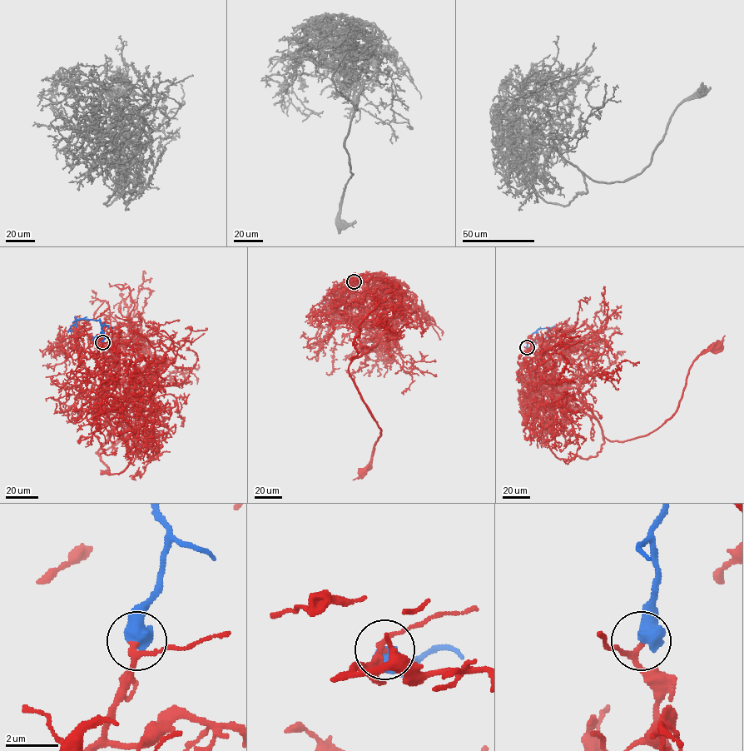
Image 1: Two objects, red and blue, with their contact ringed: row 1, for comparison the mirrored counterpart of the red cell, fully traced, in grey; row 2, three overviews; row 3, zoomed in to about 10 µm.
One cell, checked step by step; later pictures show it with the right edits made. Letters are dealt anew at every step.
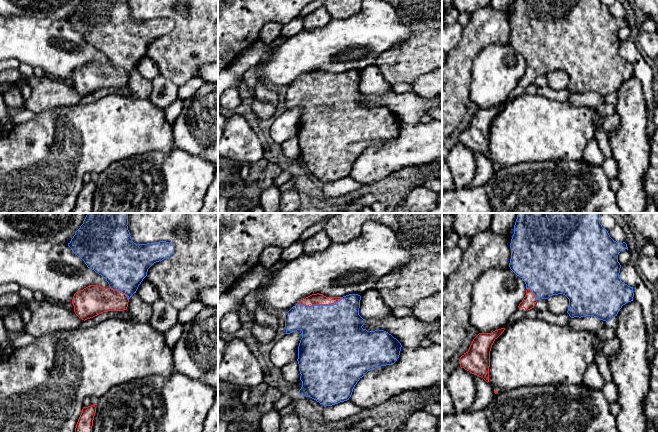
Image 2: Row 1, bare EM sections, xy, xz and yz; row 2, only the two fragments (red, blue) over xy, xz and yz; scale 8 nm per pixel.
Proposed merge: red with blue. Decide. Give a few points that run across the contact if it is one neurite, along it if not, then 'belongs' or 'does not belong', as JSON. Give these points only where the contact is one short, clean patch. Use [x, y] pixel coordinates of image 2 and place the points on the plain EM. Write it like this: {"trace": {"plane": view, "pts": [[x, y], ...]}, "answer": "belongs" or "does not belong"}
{"answer": "belongs"}

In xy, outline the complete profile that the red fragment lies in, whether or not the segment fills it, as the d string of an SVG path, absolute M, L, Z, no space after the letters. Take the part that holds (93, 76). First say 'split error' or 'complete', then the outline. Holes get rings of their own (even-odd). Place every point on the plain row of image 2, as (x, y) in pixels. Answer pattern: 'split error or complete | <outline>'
split error | M82 0L68 19L71 26L80 33L88 44L101 51L109 60L108 64L91 61L76 68L72 75L75 90L82 96L93 94L103 88L127 86L131 72L147 52L148 45L156 38L169 34L174 28L173 20L166 17L136 20L132 17L128 0Z

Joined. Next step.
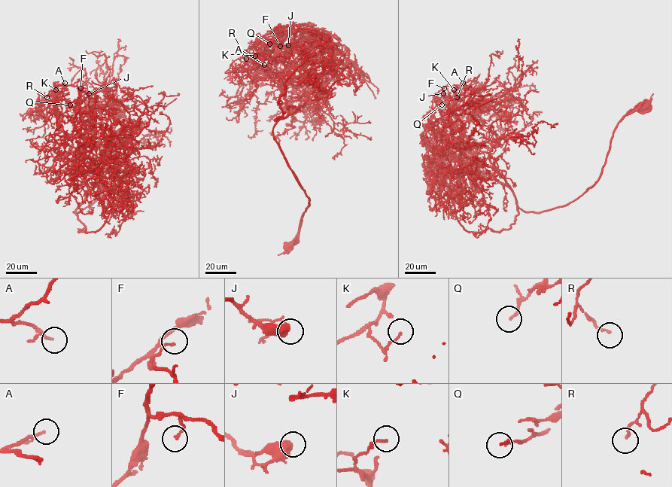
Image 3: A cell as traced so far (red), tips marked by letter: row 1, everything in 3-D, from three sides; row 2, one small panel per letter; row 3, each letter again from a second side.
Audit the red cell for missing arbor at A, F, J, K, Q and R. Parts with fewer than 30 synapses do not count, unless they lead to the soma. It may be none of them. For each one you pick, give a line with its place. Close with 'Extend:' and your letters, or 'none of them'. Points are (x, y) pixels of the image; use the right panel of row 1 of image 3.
Extend: none of them

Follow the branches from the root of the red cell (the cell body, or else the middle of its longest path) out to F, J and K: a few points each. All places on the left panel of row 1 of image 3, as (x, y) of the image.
F: (88, 106), (101, 117), (109, 182), (74, 212), (88, 192), (86, 172), (58, 148), (72, 132), (80, 88)
J: (88, 106), (109, 182), (74, 212), (86, 172), (58, 148), (78, 89), (89, 93)
K: (88, 106), (109, 182), (74, 212), (86, 172), (58, 148), (81, 99), (75, 86), (56, 89)

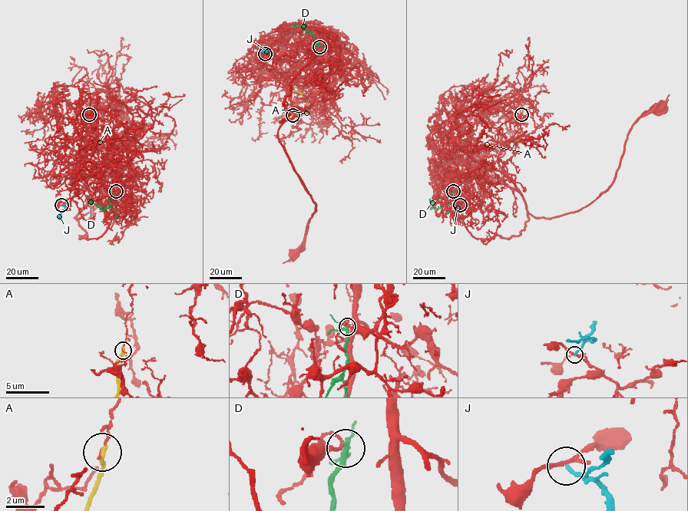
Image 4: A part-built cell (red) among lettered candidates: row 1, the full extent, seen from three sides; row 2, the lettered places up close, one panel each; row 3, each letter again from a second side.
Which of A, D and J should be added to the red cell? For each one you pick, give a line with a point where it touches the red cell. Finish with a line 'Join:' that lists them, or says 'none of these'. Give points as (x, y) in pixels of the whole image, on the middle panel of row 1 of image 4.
Join: none of these

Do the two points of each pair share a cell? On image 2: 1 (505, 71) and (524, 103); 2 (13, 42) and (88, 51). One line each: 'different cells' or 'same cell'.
1: different cells
2: same cell

